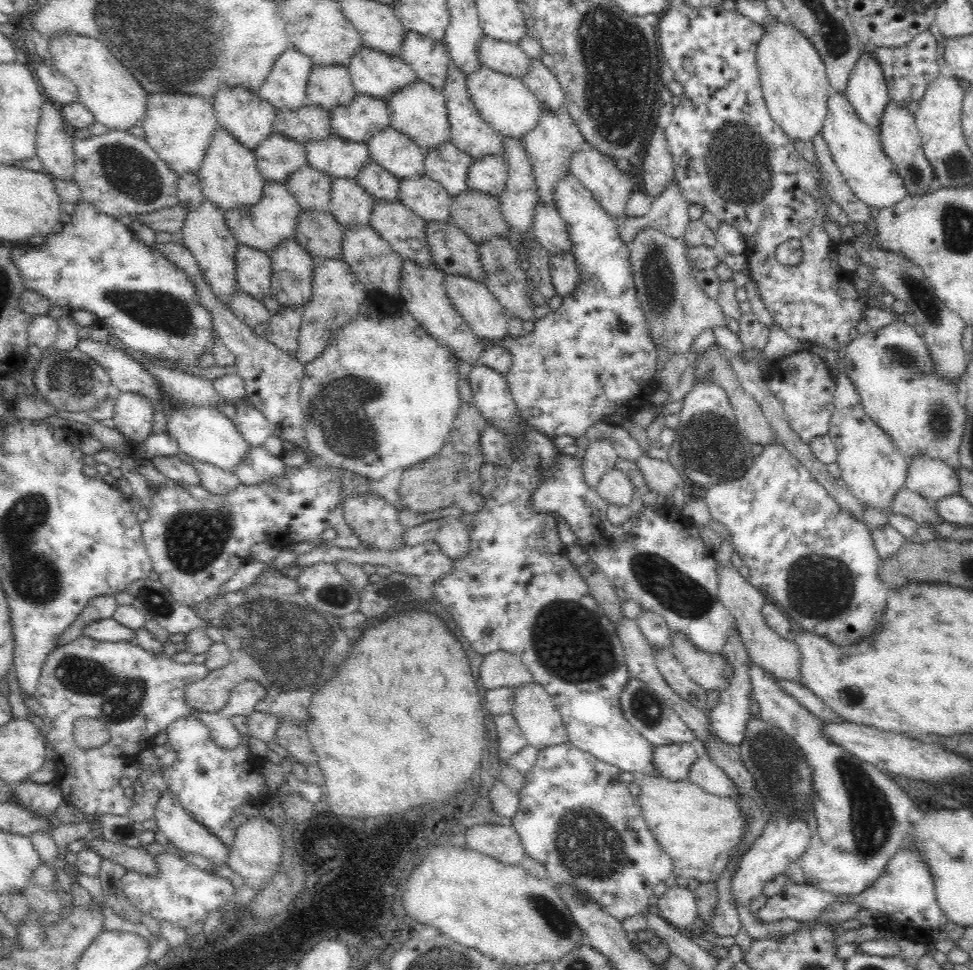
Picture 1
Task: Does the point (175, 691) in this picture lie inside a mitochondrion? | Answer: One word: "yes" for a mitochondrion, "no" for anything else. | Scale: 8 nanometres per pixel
no

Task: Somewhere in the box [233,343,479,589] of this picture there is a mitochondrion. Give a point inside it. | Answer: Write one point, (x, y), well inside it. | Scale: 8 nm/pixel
(349, 411)

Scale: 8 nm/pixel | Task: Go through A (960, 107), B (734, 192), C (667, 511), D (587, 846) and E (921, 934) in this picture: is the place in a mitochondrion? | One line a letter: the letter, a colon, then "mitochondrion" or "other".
A: other
B: mitochondrion
C: other
D: mitochondrion
E: other

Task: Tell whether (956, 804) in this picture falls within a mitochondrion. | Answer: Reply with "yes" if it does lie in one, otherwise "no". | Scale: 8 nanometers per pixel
no

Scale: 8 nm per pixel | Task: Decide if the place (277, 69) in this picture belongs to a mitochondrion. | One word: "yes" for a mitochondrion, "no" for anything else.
no

